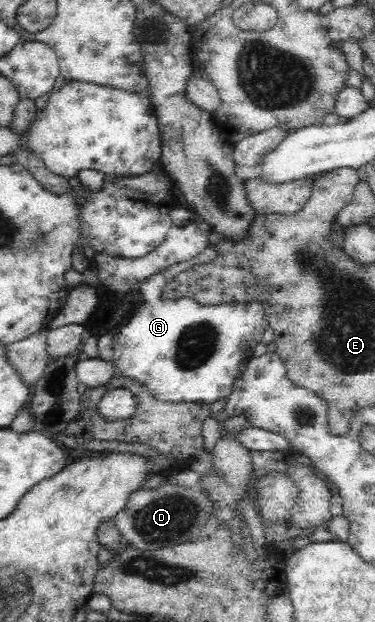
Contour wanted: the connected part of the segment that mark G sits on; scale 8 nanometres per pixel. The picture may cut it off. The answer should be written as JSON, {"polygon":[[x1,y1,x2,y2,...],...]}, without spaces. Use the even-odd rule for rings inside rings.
{"polygon":[[206,244,205,251,197,257,173,263,143,281,136,288,139,295,142,295,142,302,137,303,133,315,113,338,112,361,119,374,141,381,151,391,151,395,161,401,210,404,225,399,237,383,235,375,240,372,241,365,253,356,255,346,261,343,263,333,270,327,264,307,259,302,199,305,192,298,178,297,177,301,169,301,163,297,164,287,172,278,177,277,178,273,190,270,197,264,207,264,217,256,216,245]]}

